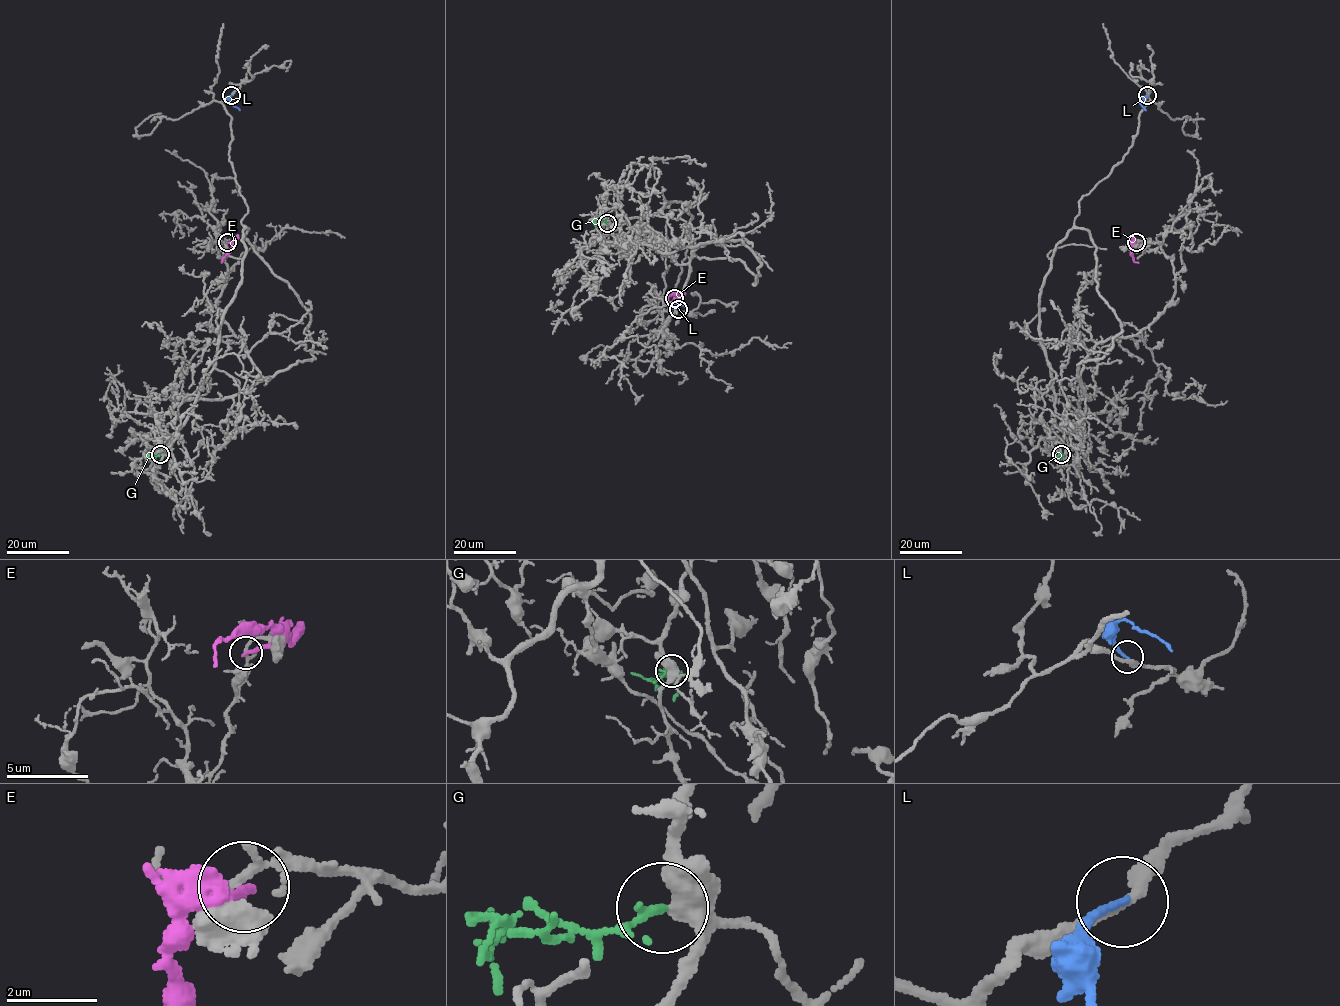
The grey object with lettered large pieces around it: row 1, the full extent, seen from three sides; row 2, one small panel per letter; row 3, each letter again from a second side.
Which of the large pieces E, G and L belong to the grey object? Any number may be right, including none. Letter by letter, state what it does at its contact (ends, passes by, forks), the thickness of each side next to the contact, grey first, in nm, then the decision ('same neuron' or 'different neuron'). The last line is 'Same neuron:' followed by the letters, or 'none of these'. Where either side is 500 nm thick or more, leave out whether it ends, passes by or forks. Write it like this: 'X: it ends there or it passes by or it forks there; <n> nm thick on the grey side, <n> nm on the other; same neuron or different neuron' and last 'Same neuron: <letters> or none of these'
E: it ends there; 160 nm thick on the grey side, 240 nm on the other; different neuron
G: it ends there; 440 nm thick on the grey side, 190 nm on the other; different neuron
L: it ends there; 260 nm thick on the grey side, 170 nm on the other; different neuron
Same neuron: none of these

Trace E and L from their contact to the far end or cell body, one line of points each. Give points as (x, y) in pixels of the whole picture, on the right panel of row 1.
E: (1136, 242), (1131, 255), (1138, 262)
L: (1147, 95), (1140, 103), (1146, 110)

